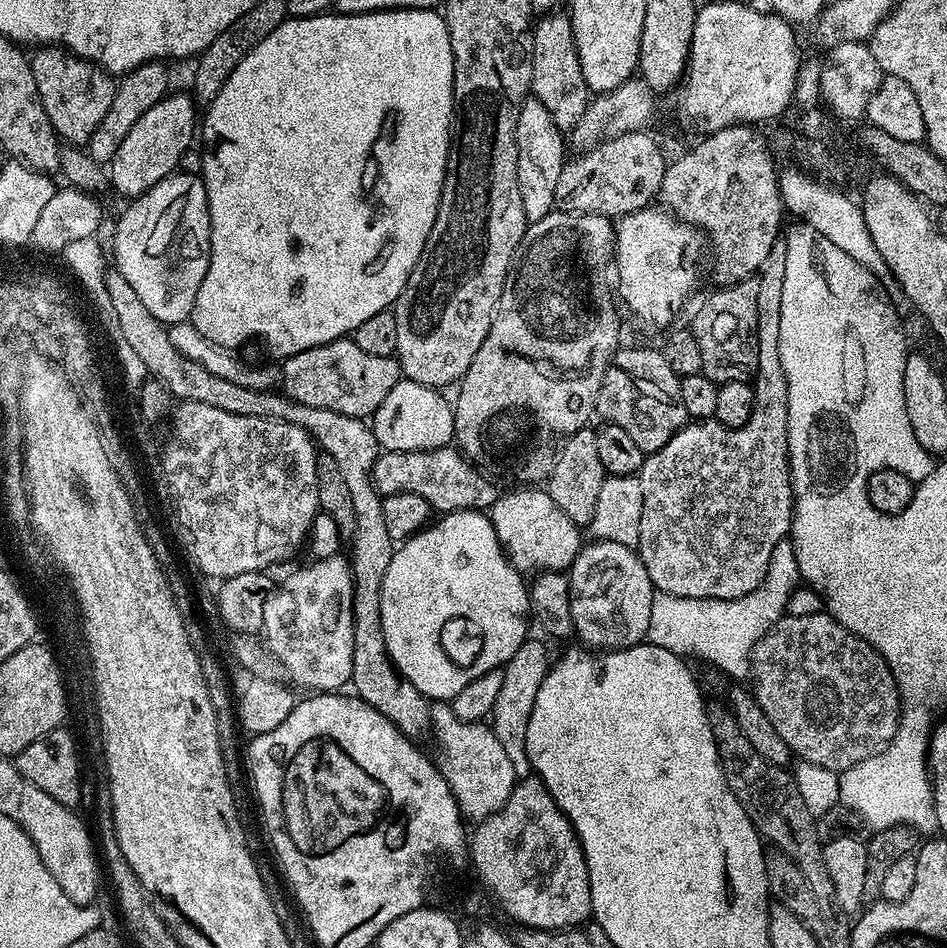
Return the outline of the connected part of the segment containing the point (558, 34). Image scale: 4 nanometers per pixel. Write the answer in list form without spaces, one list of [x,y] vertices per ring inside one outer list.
[[[556,10],[544,14],[535,21],[532,34],[532,86],[531,95],[546,110],[561,132],[571,133],[582,122],[590,103],[586,78],[582,78],[582,62],[578,62],[578,50],[572,33],[571,15]]]

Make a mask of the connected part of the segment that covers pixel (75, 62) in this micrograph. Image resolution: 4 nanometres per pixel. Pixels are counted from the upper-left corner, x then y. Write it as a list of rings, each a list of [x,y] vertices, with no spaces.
[[[40,46],[31,53],[30,63],[42,106],[57,137],[68,146],[84,146],[94,130],[106,118],[110,102],[114,102],[117,81],[93,60],[83,60],[60,46]]]

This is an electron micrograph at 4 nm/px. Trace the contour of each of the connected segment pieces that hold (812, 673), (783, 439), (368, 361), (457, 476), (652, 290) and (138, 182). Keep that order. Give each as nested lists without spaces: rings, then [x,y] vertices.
[[[819,611],[820,612],[808,612],[805,616],[785,614],[754,646],[754,650],[752,651],[750,680],[751,683],[756,683],[756,688],[754,687],[754,697],[758,706],[762,708],[763,713],[769,718],[771,725],[778,730],[782,741],[786,742],[786,746],[789,747],[791,755],[799,758],[803,763],[822,766],[826,770],[839,774],[845,772],[850,766],[858,766],[858,762],[870,758],[874,753],[881,752],[894,738],[894,734],[900,725],[902,690],[897,686],[896,679],[888,663],[886,663],[863,638],[854,635],[850,630],[846,630],[834,617],[829,616],[827,611]]]
[[[761,290],[758,294],[758,358],[756,359],[756,375],[754,387],[756,390],[756,405],[752,411],[750,422],[741,428],[727,428],[719,424],[715,418],[699,422],[689,422],[662,446],[662,450],[649,452],[644,457],[644,464],[638,473],[642,482],[642,530],[638,553],[645,564],[646,573],[656,592],[674,594],[682,598],[714,598],[715,600],[729,600],[742,598],[742,594],[750,594],[764,581],[768,572],[768,563],[772,557],[774,546],[778,546],[792,530],[792,479],[788,469],[788,387],[786,376],[782,370],[782,360],[778,354],[778,322],[780,321],[780,307],[782,294],[779,290]]]
[[[341,338],[302,350],[287,357],[282,367],[282,392],[289,400],[302,406],[318,406],[347,416],[371,417],[386,399],[395,384],[402,379],[400,361],[395,356],[366,354],[355,339]]]
[[[455,447],[418,452],[381,451],[372,471],[372,485],[381,497],[413,492],[422,494],[437,513],[461,512],[467,508],[488,510],[498,497],[493,481]]]
[[[649,206],[638,210],[637,212],[632,212],[628,216],[619,217],[618,223],[615,225],[616,230],[616,251],[614,253],[614,276],[620,279],[620,292],[618,288],[618,296],[620,294],[621,298],[624,299],[624,304],[637,316],[640,320],[645,320],[648,324],[653,324],[656,328],[667,329],[672,319],[676,316],[676,311],[684,304],[684,299],[692,292],[692,287],[696,284],[696,263],[700,260],[700,240],[702,244],[702,236],[697,229],[693,228],[690,224],[684,224],[677,216],[672,215],[671,212],[665,210],[660,206]]]
[[[169,94],[158,101],[134,126],[130,126],[130,134],[122,138],[122,146],[118,146],[118,154],[114,154],[110,165],[110,184],[113,184],[127,198],[141,196],[146,190],[162,178],[172,175],[180,166],[182,154],[193,147],[198,136],[197,101],[191,95],[175,96]]]

